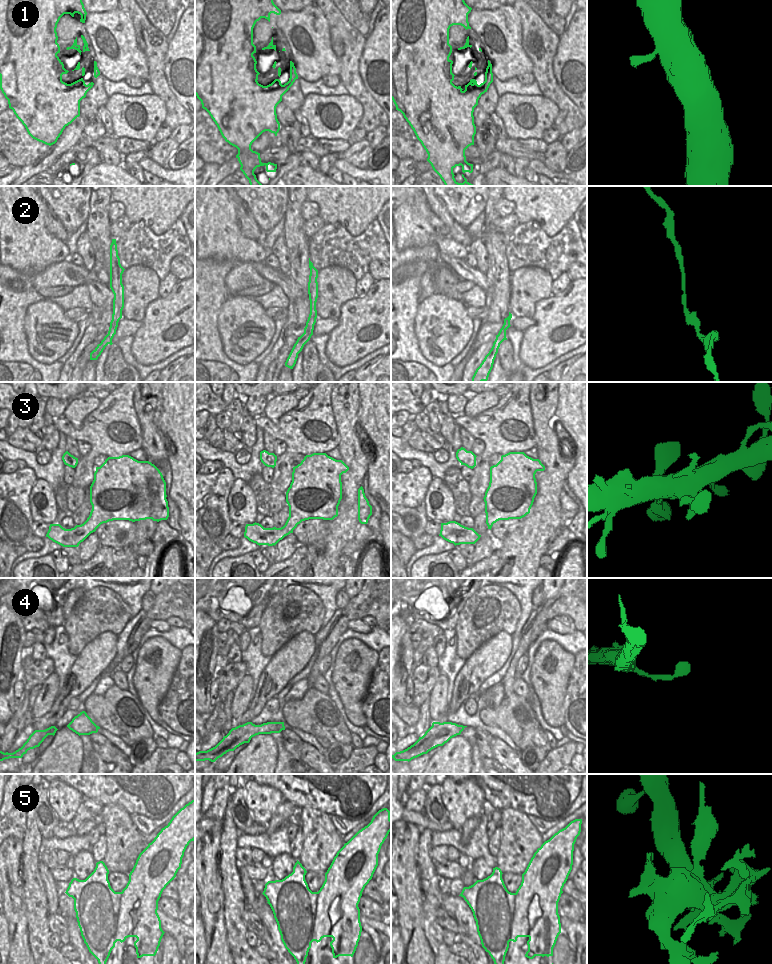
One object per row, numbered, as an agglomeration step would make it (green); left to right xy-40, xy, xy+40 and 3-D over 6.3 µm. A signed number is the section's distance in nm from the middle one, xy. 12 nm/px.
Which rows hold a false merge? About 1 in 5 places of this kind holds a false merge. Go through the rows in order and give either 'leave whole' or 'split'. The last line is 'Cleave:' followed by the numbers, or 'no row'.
1: leave whole
2: leave whole
3: leave whole
4: leave whole
5: split
Cleave: 5

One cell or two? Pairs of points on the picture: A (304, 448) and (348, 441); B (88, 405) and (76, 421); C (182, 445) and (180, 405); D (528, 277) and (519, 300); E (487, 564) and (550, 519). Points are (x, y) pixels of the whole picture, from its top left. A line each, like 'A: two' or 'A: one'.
A: two
B: one
C: one
D: one
E: two

